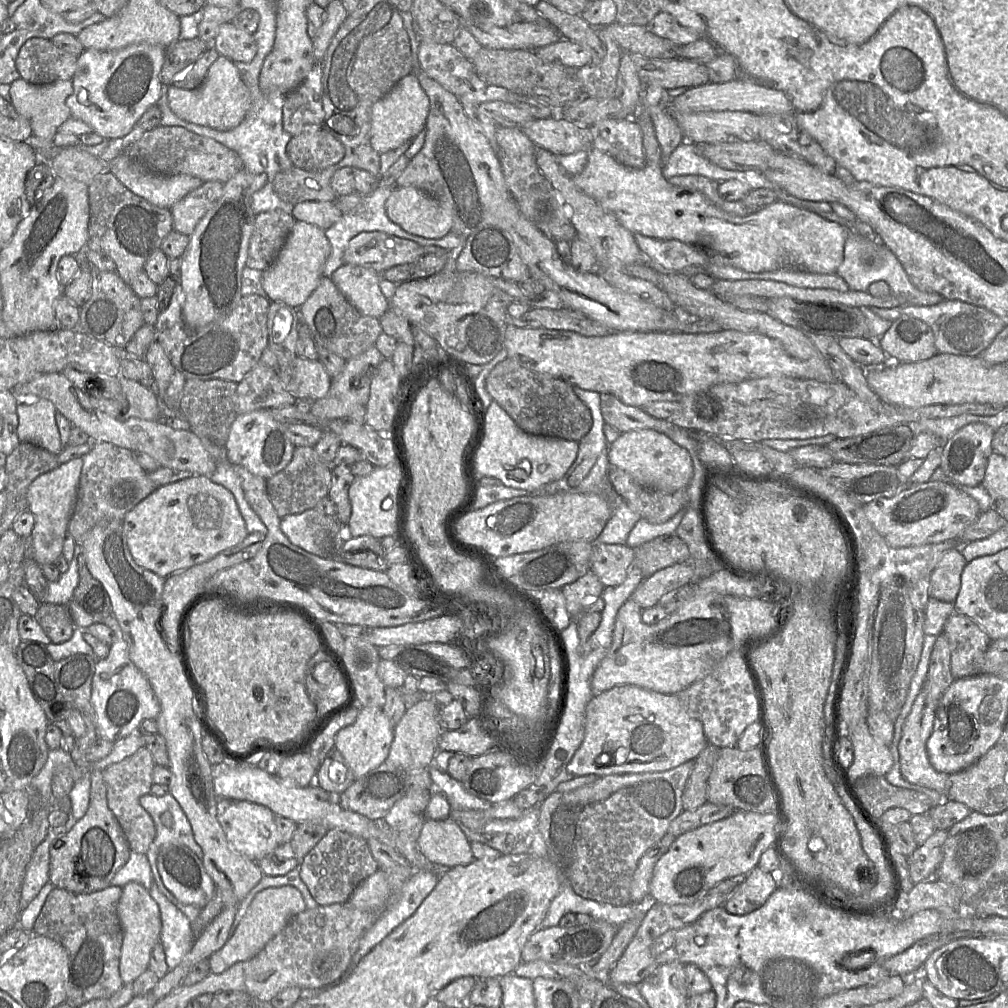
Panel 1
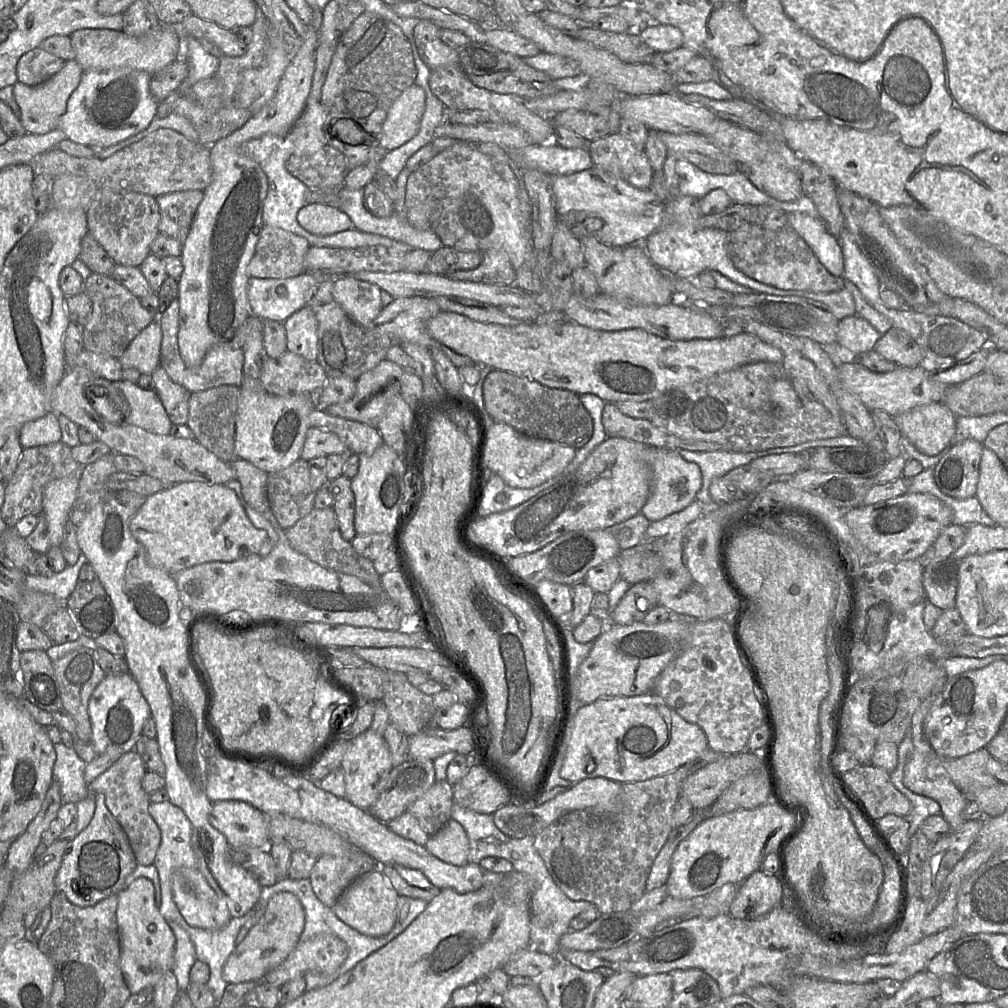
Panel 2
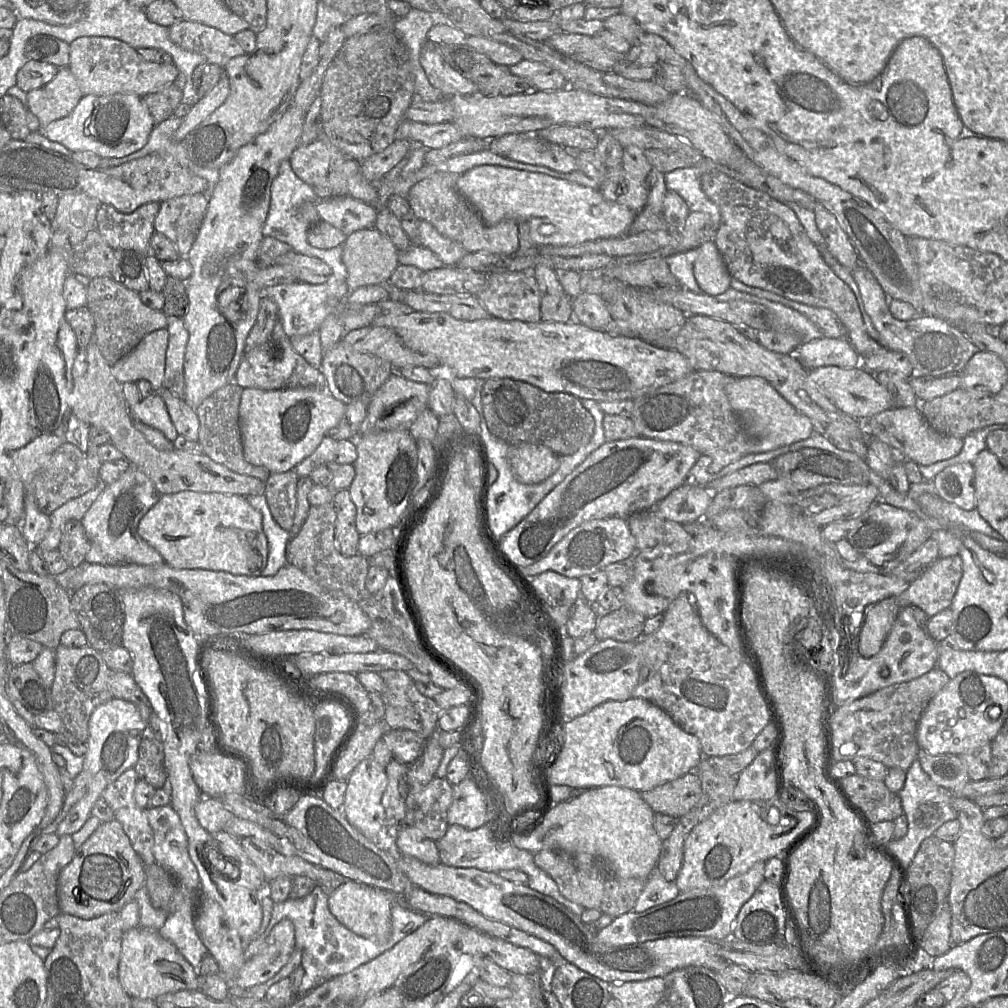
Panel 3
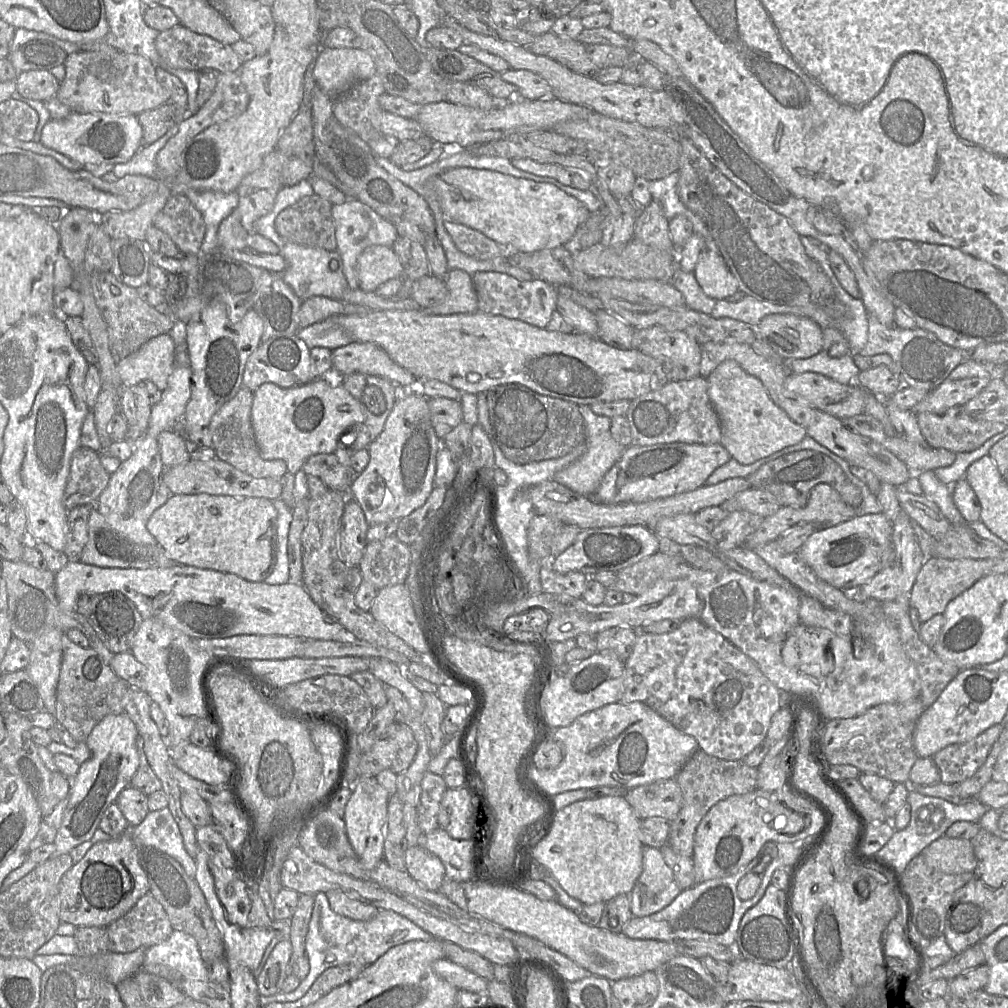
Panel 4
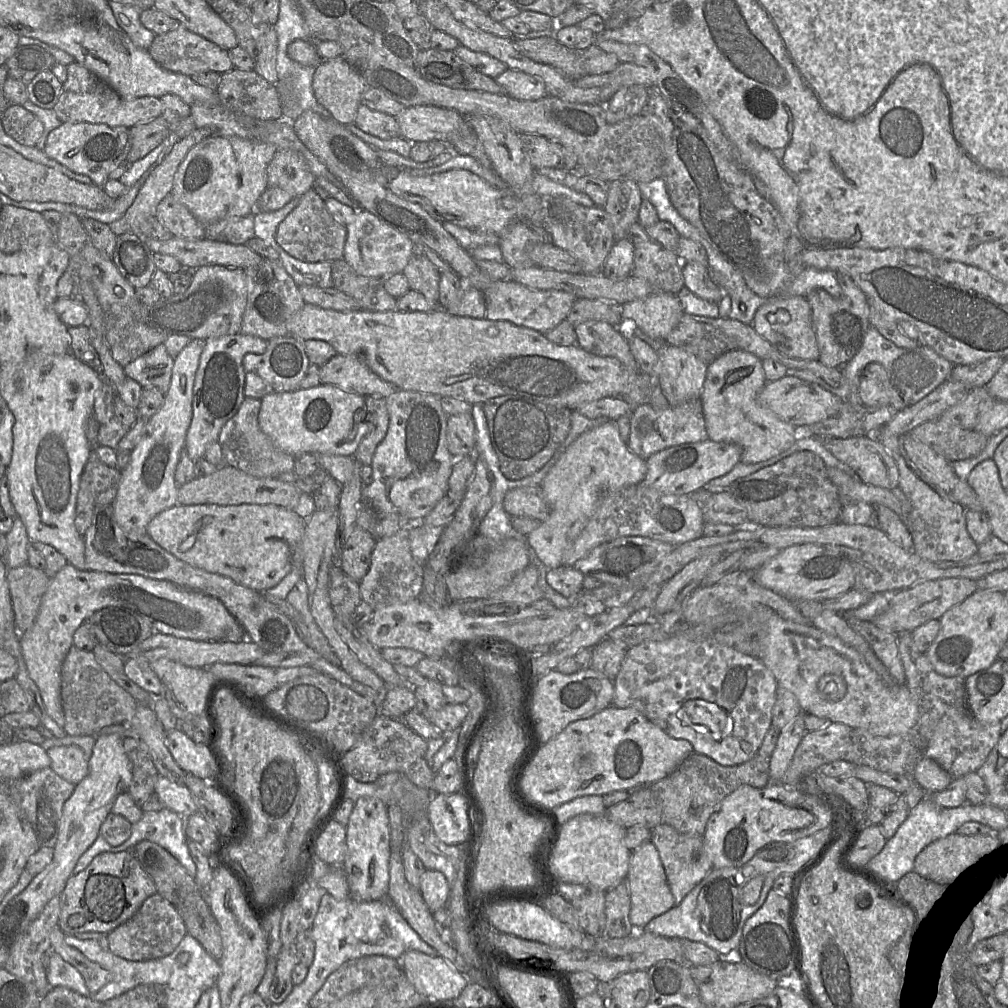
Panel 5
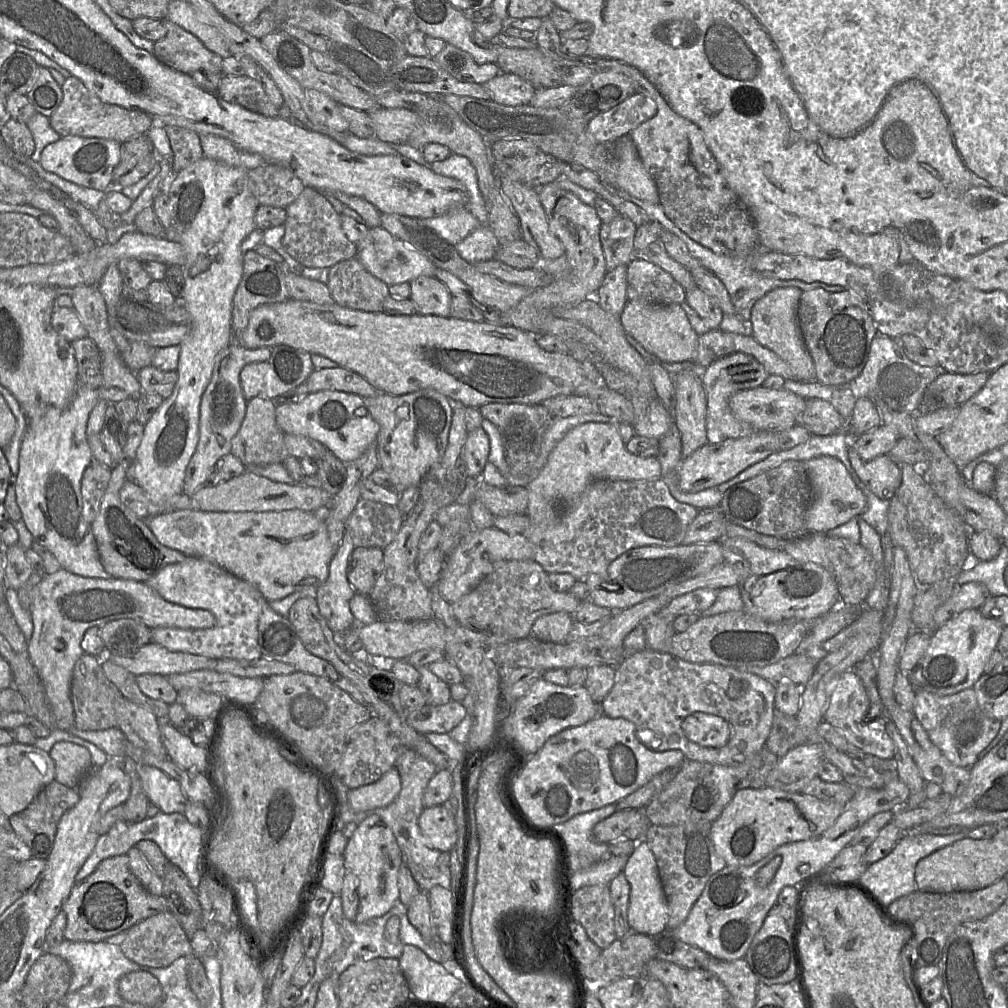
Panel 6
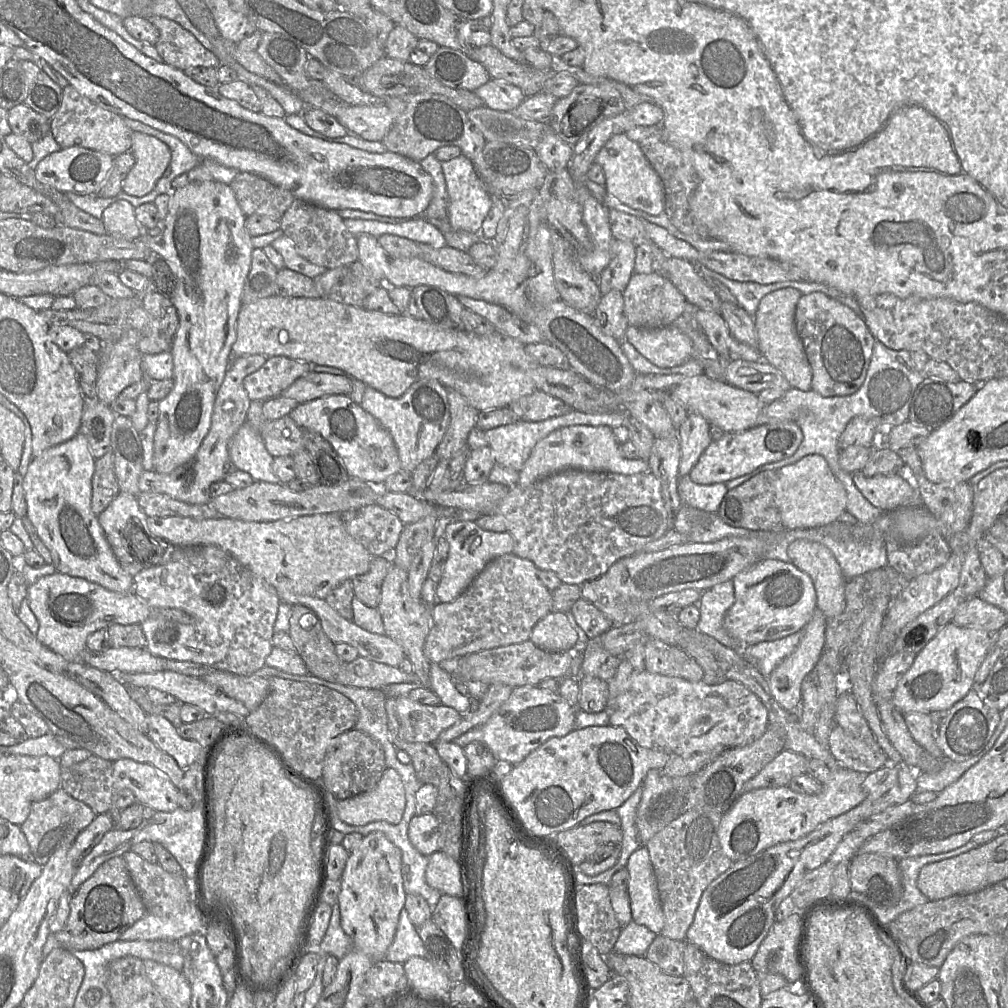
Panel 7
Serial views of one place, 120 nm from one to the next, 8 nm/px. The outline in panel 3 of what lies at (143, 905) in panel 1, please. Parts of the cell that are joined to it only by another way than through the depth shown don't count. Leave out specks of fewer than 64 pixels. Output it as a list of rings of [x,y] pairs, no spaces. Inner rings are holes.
[[[142,926],[123,932],[122,949],[118,965],[118,978],[125,992],[132,998],[155,1000],[160,995],[180,990],[199,990],[200,975],[183,957],[176,946],[163,938],[159,931]]]

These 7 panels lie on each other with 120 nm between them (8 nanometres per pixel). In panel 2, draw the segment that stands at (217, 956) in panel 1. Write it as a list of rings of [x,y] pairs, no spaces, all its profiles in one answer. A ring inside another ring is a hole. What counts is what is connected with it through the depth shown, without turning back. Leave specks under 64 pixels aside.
[[[279,892],[270,897],[264,915],[244,940],[237,945],[223,968],[228,984],[261,981],[271,969],[280,965],[295,949],[303,932],[305,911],[299,898],[291,892]]]

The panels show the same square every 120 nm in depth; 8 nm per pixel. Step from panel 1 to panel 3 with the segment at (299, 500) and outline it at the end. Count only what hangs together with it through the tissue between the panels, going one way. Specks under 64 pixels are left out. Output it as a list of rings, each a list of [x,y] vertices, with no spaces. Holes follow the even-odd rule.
[[[292,469],[272,473],[266,481],[265,497],[275,521],[290,531],[296,511],[296,489],[299,477]]]

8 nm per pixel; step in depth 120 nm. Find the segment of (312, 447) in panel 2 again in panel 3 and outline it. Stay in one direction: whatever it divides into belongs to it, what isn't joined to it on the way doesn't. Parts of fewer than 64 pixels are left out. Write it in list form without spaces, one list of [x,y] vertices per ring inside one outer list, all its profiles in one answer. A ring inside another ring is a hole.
[[[326,435],[315,451],[297,464],[293,470],[299,478],[304,478],[310,476],[315,468],[325,462],[354,465],[356,459],[356,441],[351,439],[337,440]]]

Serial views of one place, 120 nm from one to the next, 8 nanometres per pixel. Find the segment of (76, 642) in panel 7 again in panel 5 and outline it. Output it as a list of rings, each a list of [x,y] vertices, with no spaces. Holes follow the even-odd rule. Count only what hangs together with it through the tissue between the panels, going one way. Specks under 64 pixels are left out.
[[[67,563],[50,578],[33,625],[20,633],[28,673],[39,689],[48,715],[61,728],[65,724],[61,701],[61,669],[73,646],[73,635],[91,615],[108,607],[128,610],[149,621],[154,634],[162,633],[200,641],[239,642],[246,639],[243,627],[224,604],[213,596],[182,588],[167,580],[137,574],[79,570]]]

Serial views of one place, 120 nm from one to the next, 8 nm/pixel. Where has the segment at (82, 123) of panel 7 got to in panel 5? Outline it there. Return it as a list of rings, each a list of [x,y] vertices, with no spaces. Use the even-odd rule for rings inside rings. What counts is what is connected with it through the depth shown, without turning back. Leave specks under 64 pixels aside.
[[[77,62],[66,67],[67,78],[62,84],[62,91],[53,110],[62,123],[87,122],[106,124],[111,127],[130,128],[161,116],[163,106],[159,98],[153,96],[125,99],[109,85]]]

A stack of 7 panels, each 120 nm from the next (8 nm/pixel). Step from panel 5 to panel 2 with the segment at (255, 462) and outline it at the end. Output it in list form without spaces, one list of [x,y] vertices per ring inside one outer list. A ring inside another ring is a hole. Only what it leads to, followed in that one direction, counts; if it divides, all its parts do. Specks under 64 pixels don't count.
[[[220,385],[204,391],[190,393],[188,400],[189,414],[186,425],[203,447],[228,464],[237,459],[234,438],[239,396],[240,387]]]

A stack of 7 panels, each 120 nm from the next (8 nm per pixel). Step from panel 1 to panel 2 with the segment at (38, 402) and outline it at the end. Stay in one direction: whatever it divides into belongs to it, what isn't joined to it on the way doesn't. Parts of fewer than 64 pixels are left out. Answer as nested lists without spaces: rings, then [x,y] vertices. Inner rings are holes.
[[[54,411],[25,423],[19,431],[19,442],[23,448],[51,444],[60,440],[61,429],[57,413]]]

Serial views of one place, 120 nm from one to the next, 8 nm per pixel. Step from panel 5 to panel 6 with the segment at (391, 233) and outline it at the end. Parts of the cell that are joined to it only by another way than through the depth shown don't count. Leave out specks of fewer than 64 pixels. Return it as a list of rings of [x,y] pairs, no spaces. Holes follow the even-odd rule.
[[[382,226],[370,228],[358,247],[357,259],[364,268],[388,286],[411,282],[420,276],[435,276],[436,267],[423,254],[392,236]]]

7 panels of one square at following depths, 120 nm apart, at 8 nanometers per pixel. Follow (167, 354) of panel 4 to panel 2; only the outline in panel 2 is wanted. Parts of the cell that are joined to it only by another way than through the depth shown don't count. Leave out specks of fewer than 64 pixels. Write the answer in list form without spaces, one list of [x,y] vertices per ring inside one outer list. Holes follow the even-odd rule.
[[[152,321],[128,345],[119,357],[123,369],[133,368],[151,375],[160,366],[162,330],[159,321]]]

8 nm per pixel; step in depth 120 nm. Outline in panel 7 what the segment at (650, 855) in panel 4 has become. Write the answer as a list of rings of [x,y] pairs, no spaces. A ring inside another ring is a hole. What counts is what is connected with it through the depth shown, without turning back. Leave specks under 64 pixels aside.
[[[640,845],[628,859],[627,892],[630,899],[632,921],[647,927],[657,935],[661,933],[665,917],[662,909],[657,879],[645,845]]]

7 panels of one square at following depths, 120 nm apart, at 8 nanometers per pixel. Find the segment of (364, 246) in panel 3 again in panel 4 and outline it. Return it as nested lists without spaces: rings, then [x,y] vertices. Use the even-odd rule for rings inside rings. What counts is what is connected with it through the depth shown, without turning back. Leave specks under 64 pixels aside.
[[[370,246],[358,258],[358,288],[365,292],[375,292],[386,281],[401,276],[403,276],[402,264],[391,247]]]

